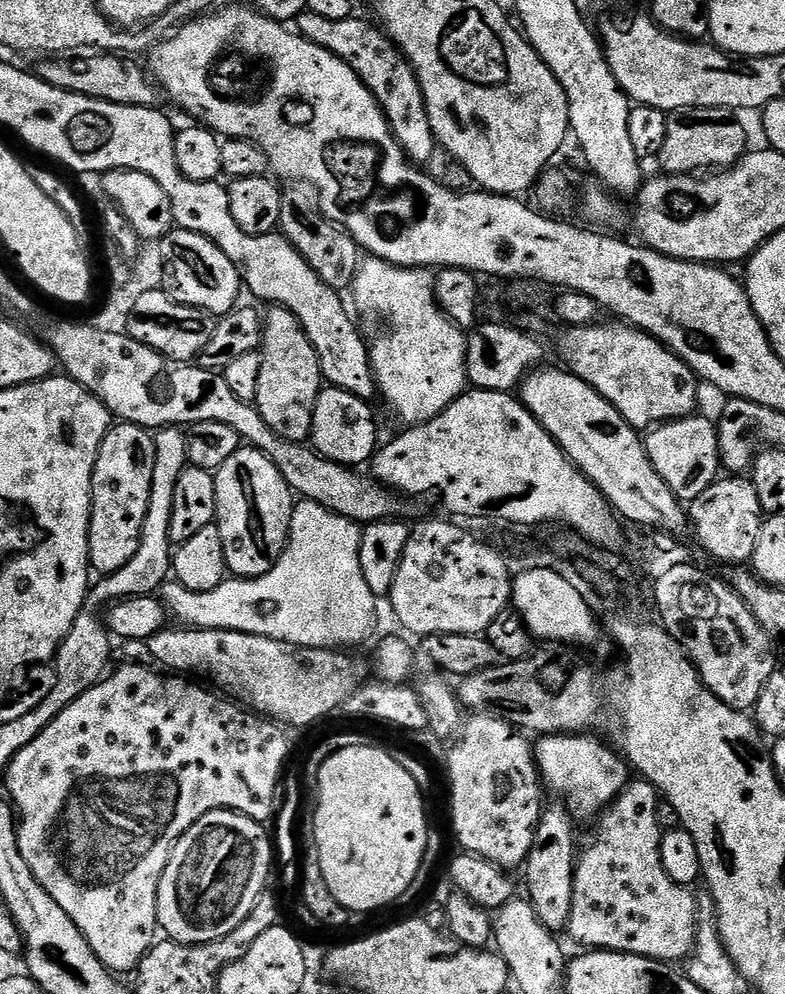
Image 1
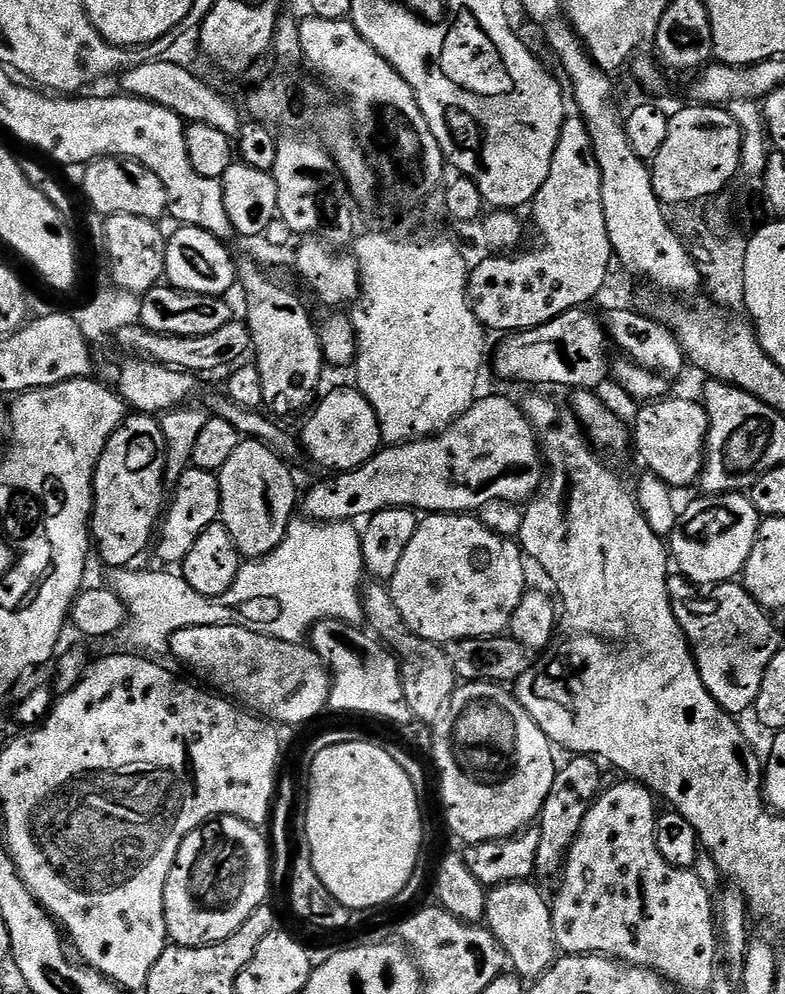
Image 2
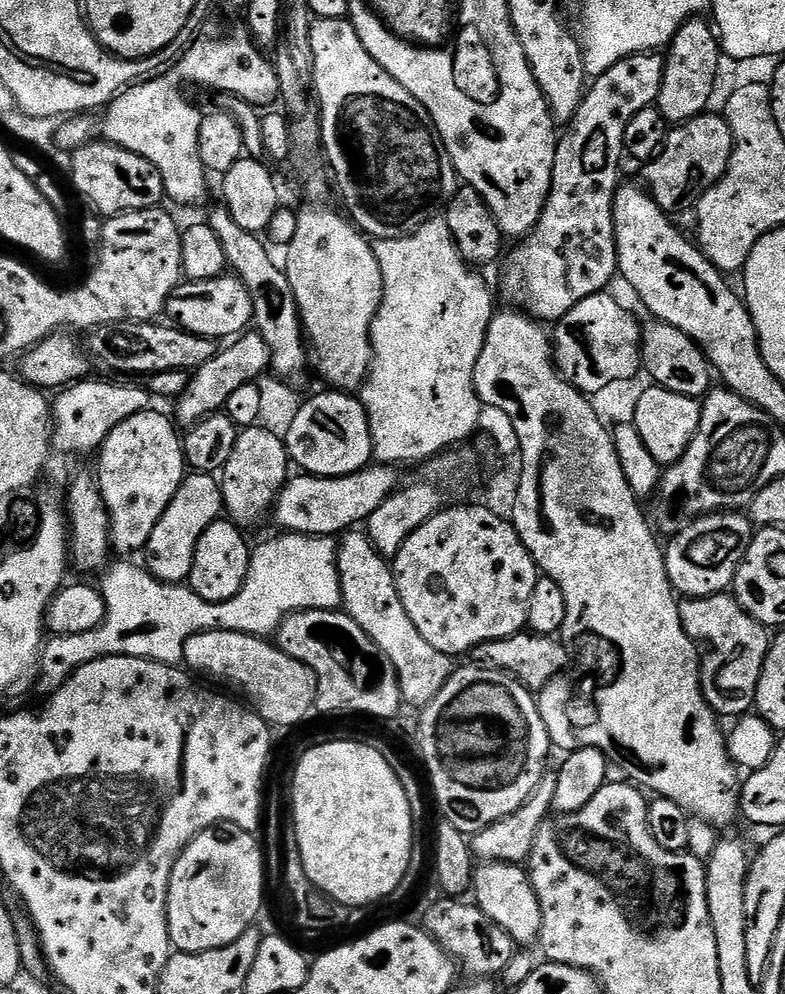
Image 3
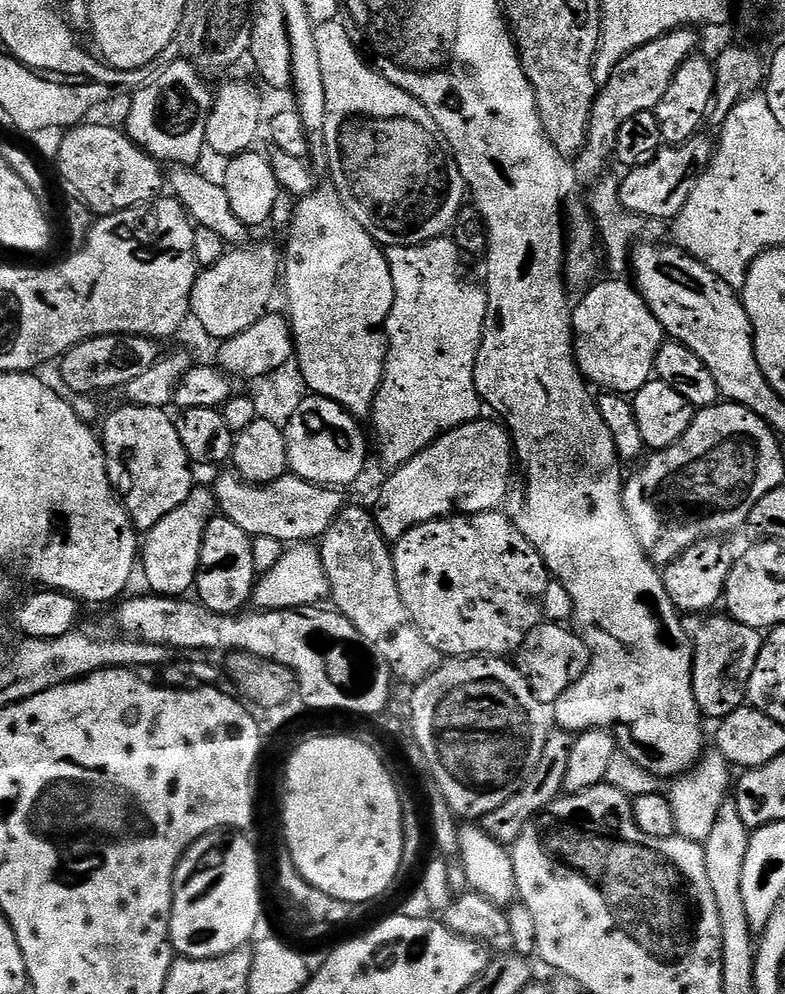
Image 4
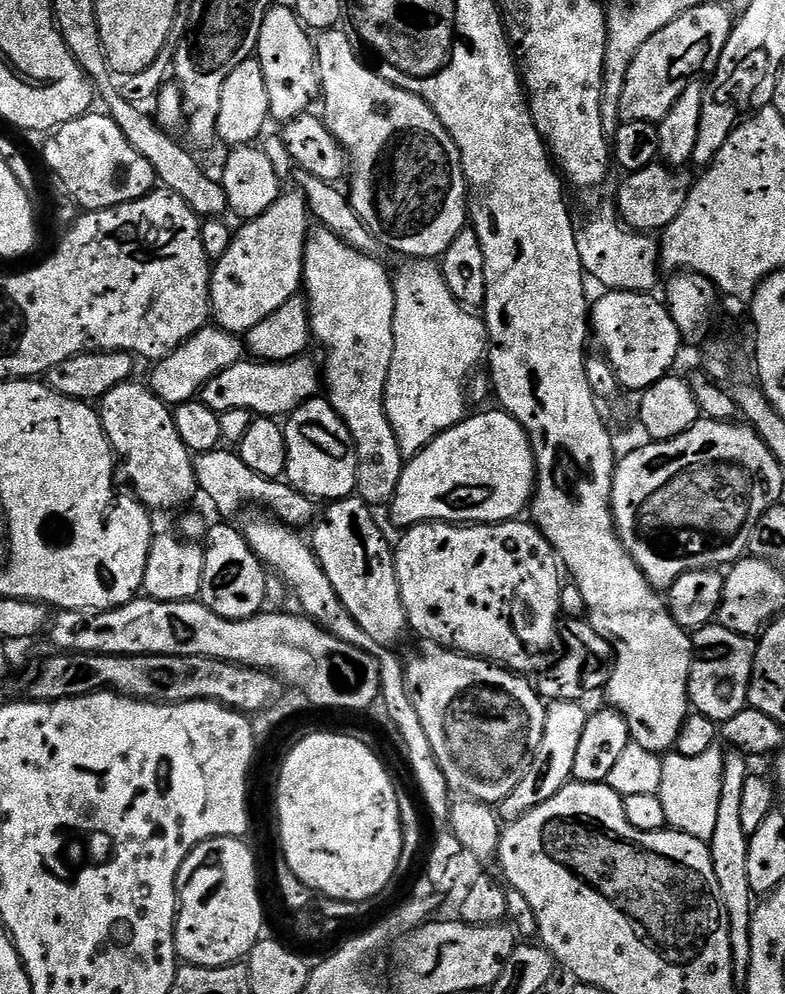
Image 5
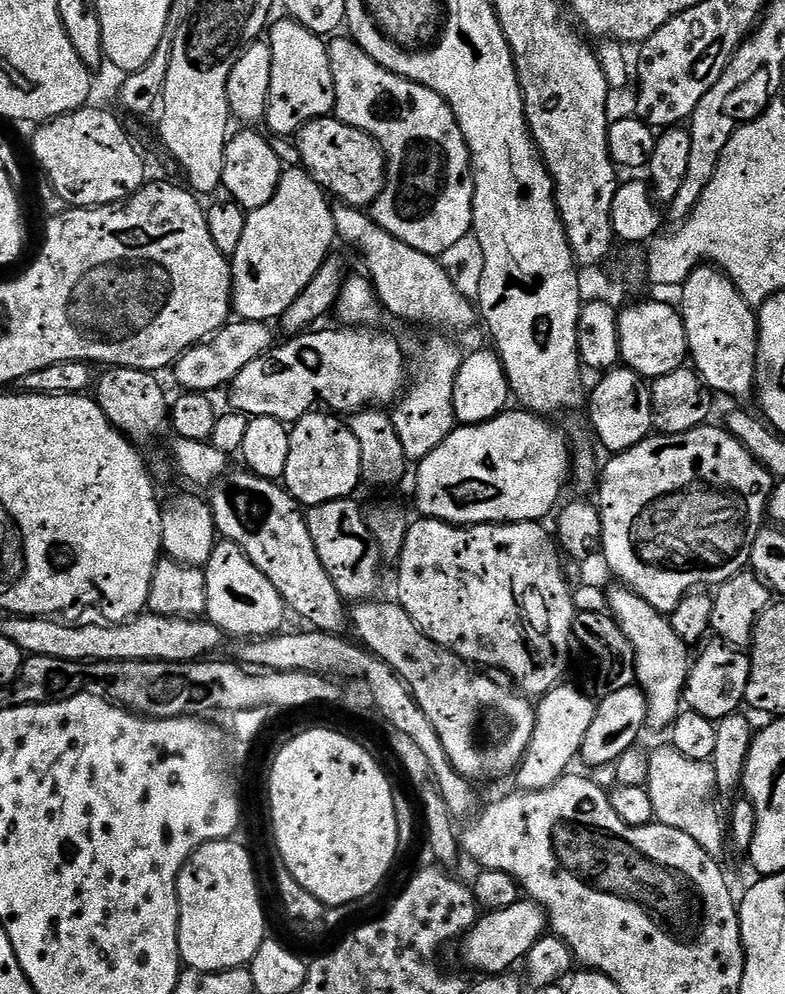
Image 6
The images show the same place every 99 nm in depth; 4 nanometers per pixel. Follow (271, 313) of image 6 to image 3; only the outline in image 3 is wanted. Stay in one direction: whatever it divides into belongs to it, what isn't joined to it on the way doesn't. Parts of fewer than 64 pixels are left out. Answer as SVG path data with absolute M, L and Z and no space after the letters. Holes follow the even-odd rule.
M235 274L194 280L181 283L180 287L172 291L166 316L175 327L199 336L209 336L214 341L219 341L220 336L235 338L252 324L252 299L246 286Z

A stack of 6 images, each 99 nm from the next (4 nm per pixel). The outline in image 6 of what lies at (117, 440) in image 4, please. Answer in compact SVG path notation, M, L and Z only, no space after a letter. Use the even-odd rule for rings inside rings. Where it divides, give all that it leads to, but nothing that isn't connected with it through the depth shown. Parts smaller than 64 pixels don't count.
M109 367L104 377L94 384L94 399L115 428L120 429L129 440L152 440L170 420L170 396L164 393L157 377L137 368Z

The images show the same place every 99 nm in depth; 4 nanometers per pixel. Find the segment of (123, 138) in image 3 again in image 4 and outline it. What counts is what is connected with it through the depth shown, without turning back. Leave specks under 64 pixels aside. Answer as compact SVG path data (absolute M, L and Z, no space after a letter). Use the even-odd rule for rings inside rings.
M187 59L174 62L174 66L162 70L162 74L154 78L154 82L150 82L145 88L140 88L131 97L132 105L128 108L128 125L126 125L128 137L157 162L163 162L165 165L168 163L168 166L199 165L200 155L205 155L206 152L204 135L214 99L213 89L208 89L204 83L206 83L205 77Z

